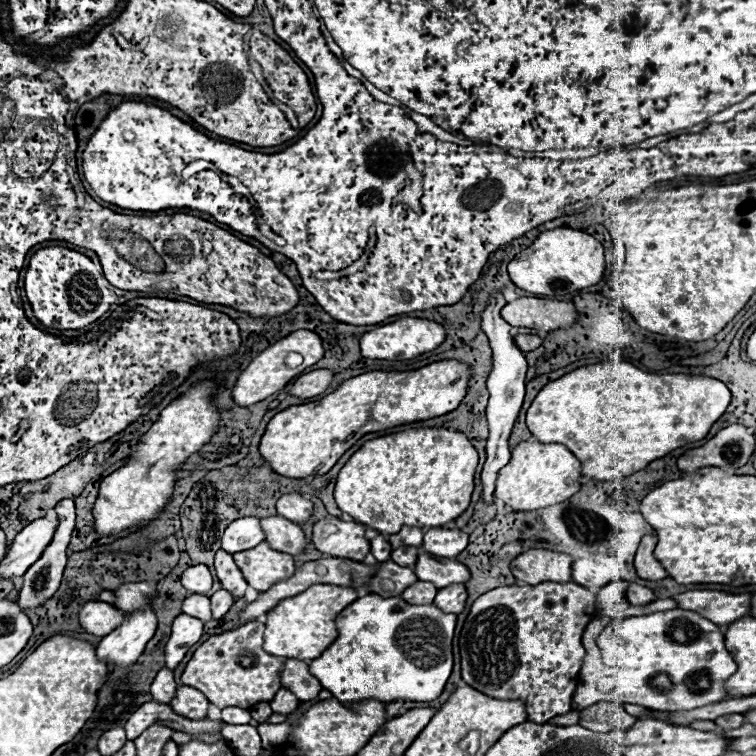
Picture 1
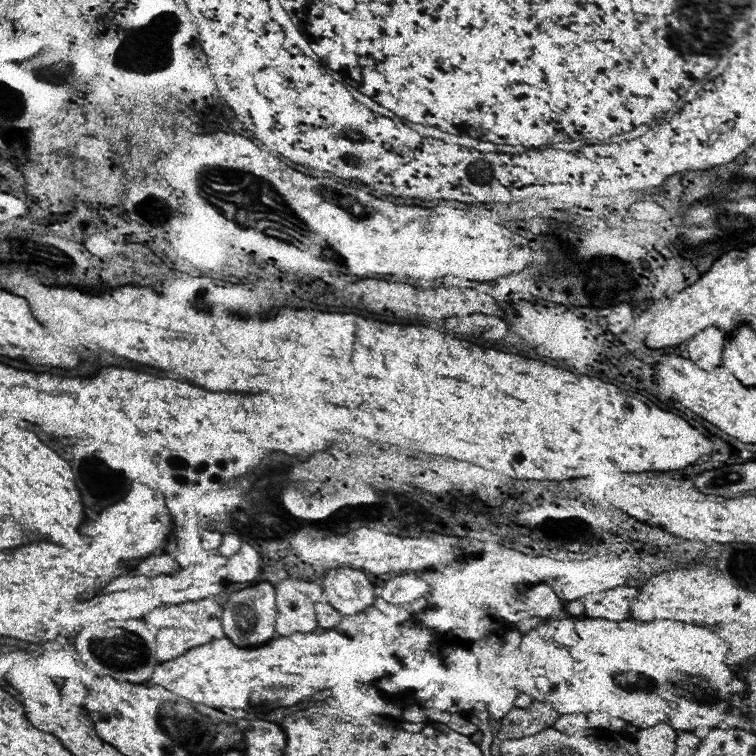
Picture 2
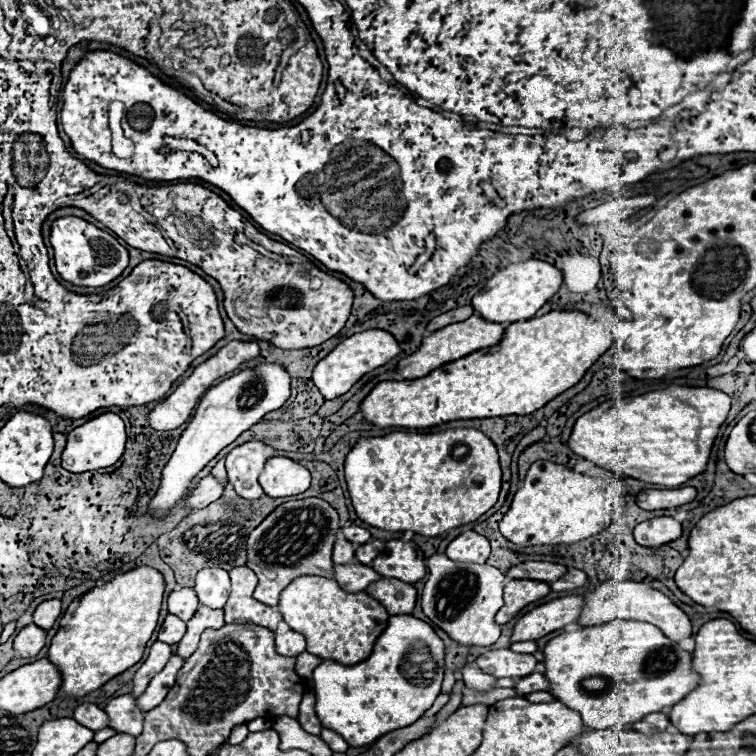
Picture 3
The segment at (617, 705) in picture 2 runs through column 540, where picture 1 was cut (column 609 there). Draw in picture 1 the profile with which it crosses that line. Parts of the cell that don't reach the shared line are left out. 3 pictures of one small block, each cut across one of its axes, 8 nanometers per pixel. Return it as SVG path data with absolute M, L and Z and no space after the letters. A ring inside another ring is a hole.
M666 610L654 612L648 616L632 616L624 620L614 620L608 628L598 636L598 646L604 662L602 676L584 676L572 698L572 708L582 710L590 706L590 702L598 700L616 700L624 704L638 704L650 710L692 710L706 704L714 704L726 698L724 682L730 674L736 672L736 662L730 652L724 648L724 634L720 634L718 626L700 618L700 614L690 610ZM660 676L660 686L654 686L654 678Z

